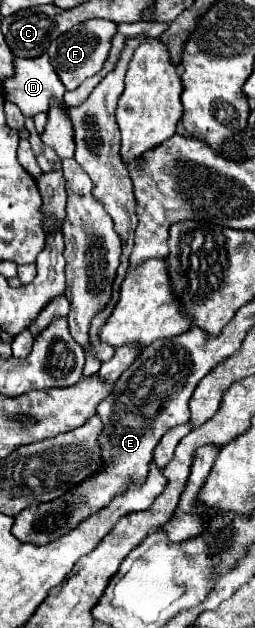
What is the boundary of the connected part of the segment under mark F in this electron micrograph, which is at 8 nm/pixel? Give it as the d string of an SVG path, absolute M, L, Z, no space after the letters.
M87 20L83 24L79 24L77 28L71 28L69 32L61 34L51 46L49 46L49 58L51 64L57 72L57 76L61 78L63 86L67 90L75 90L81 82L85 82L87 78L91 78L107 60L109 48L111 48L111 38L115 34L115 26L109 20Z

